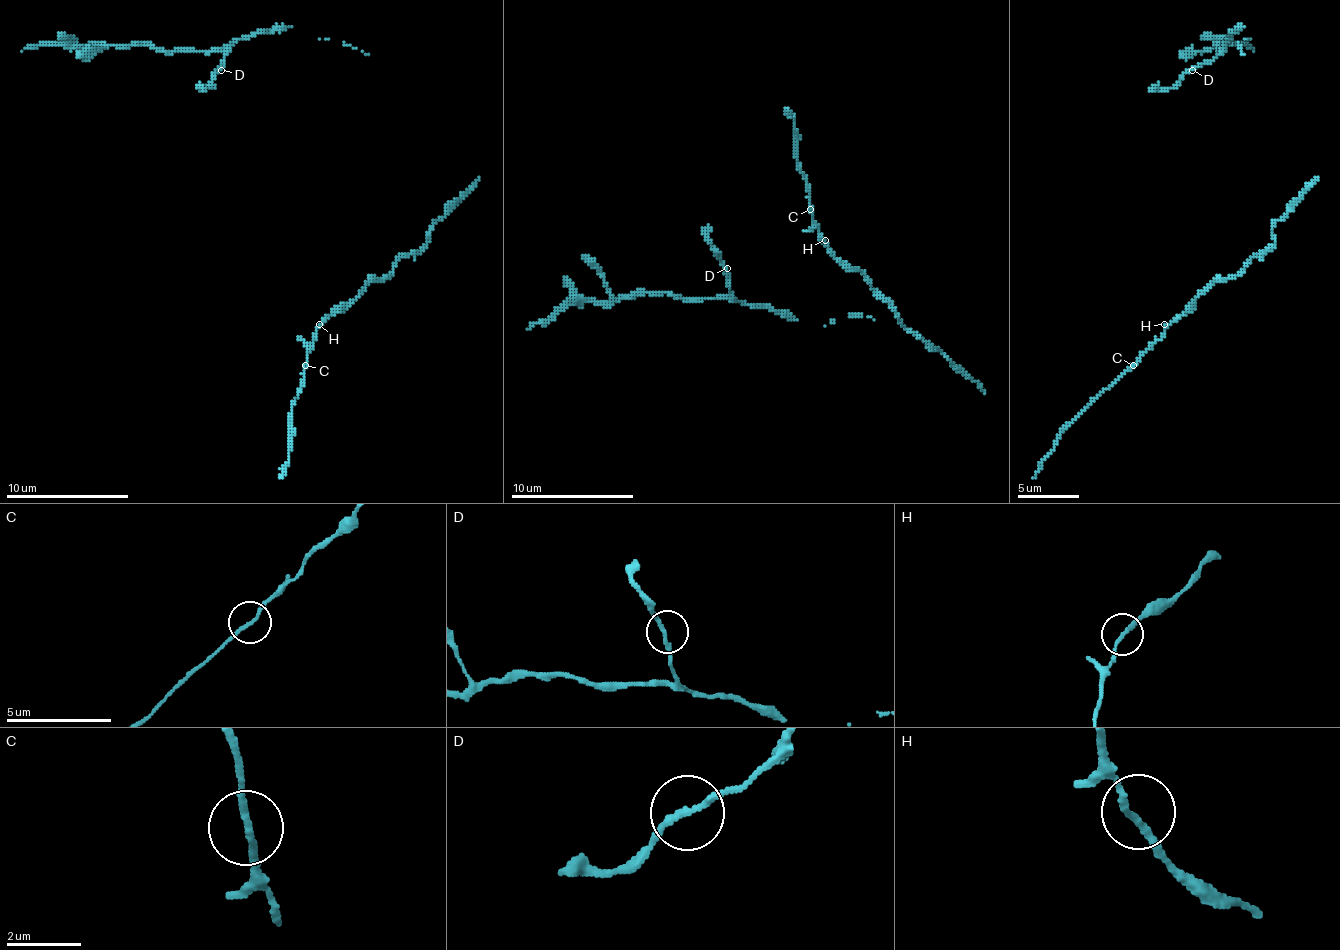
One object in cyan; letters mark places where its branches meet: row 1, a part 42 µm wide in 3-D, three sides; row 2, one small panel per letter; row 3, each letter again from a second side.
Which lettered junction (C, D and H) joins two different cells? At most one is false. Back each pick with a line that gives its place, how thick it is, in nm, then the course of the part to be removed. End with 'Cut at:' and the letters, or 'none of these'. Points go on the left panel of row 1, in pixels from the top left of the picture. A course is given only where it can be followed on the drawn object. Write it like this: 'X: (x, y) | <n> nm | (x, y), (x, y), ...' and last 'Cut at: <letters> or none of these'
C: (305, 365) | 160 nm | (304, 364), (304, 386), (292, 407), (292, 450), (279, 478)
Cut at: C

